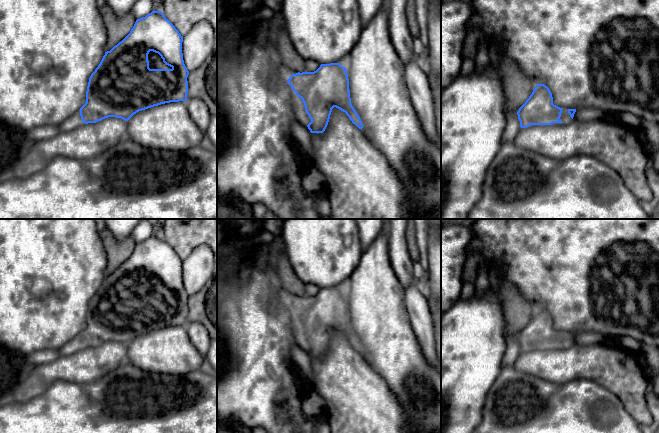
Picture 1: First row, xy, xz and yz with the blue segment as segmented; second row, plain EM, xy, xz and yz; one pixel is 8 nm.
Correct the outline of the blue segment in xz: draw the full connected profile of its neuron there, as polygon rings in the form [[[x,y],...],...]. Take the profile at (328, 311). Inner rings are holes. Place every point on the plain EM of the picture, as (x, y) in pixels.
[[[278,282],[274,291],[278,302],[271,307],[271,311],[276,312],[283,307],[290,313],[296,342],[311,357],[325,355],[334,331],[345,336],[352,347],[362,354],[362,345],[351,328],[345,291],[339,287],[321,288],[314,296],[293,298]]]

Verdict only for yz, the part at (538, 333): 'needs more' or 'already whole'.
needs more

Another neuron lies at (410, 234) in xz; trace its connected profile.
[[[408,223],[407,229],[405,231],[405,238],[407,240],[407,248],[412,261],[419,261],[419,251],[416,244],[416,232],[414,223]]]

